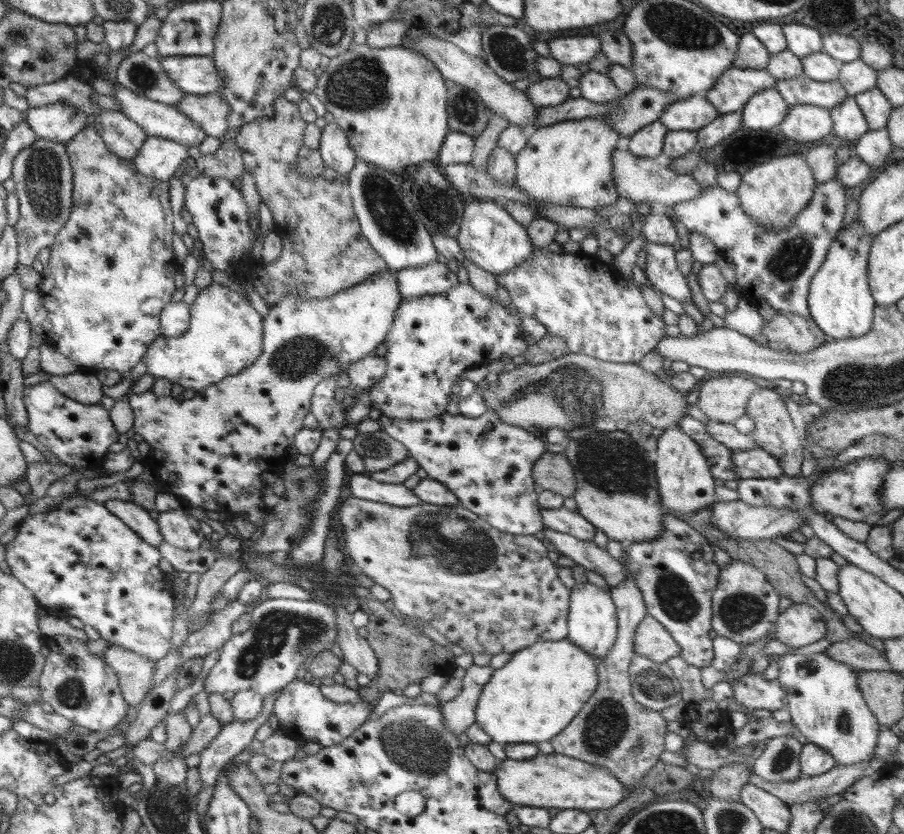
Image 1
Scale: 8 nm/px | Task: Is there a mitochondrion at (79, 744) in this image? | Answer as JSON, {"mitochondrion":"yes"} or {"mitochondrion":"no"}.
{"mitochondrion":"no"}

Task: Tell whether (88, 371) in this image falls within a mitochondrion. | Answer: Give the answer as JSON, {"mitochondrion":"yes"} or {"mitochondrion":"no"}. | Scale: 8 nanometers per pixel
{"mitochondrion":"no"}

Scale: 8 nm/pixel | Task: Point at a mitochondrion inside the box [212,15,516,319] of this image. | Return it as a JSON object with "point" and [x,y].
{"point":[360,83]}

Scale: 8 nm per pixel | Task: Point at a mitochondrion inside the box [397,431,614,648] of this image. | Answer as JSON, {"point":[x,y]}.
{"point":[453,543]}

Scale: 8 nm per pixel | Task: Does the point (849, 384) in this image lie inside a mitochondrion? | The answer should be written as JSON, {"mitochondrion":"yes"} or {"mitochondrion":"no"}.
{"mitochondrion":"yes"}

